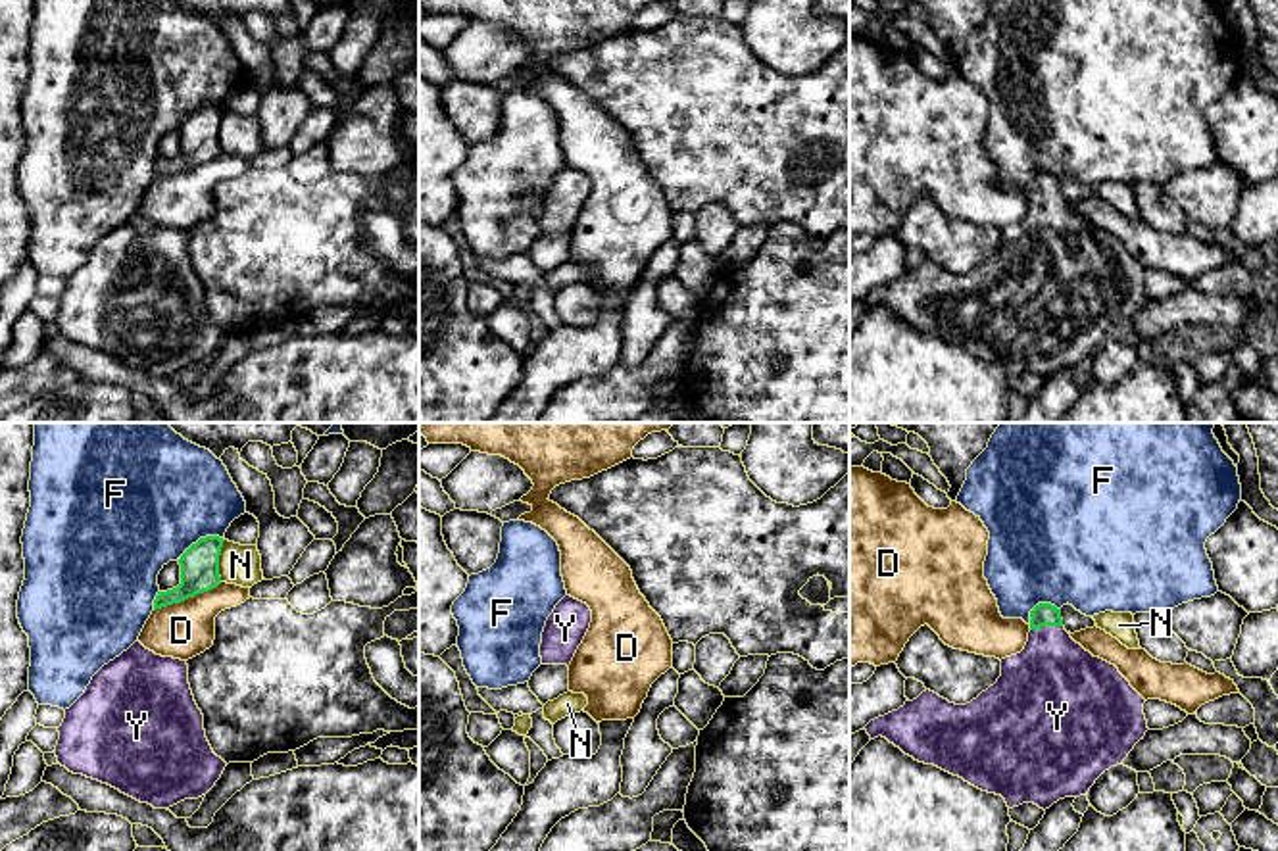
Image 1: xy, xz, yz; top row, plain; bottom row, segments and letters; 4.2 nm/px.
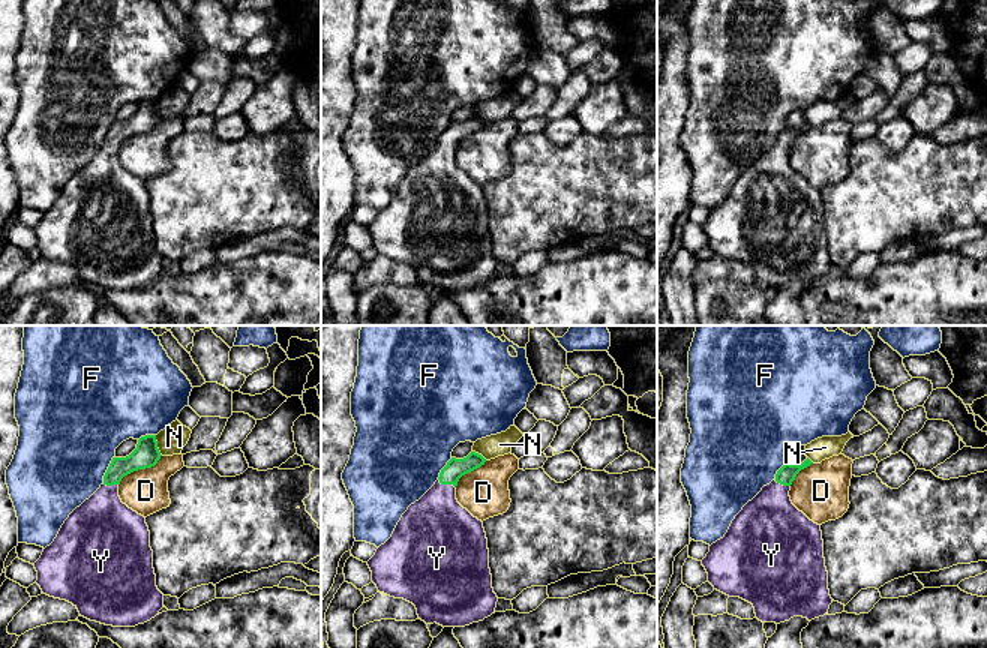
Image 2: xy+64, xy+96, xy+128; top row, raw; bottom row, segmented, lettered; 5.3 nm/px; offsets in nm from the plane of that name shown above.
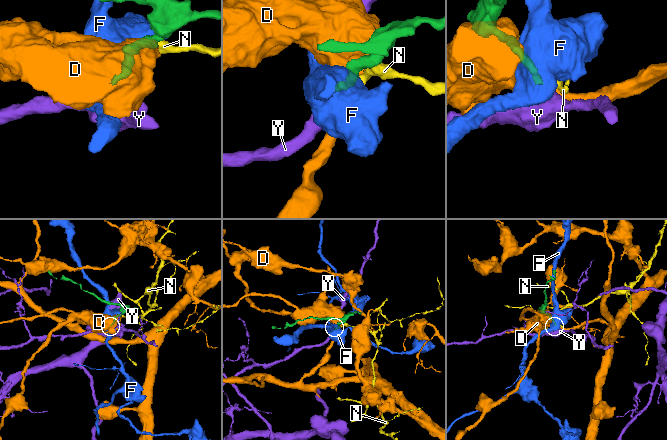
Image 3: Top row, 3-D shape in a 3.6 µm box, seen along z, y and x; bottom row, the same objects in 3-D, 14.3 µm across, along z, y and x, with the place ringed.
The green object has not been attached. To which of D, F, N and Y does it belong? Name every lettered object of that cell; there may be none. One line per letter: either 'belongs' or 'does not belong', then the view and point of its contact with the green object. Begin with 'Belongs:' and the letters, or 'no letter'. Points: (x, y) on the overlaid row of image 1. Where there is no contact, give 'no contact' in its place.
Belongs: Y
D: does not belong; contact xy (187, 598)
F: does not belong; contact xy (200, 538)
N: does not belong; contact xy (218, 561)
Y: belongs; contact yz (1046, 625)

